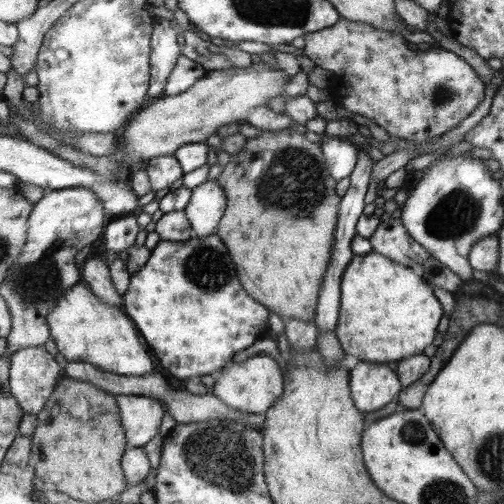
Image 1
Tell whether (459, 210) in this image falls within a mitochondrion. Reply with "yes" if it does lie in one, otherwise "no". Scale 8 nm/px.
yes

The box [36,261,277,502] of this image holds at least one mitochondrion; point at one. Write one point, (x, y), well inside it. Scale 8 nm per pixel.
(225, 463)

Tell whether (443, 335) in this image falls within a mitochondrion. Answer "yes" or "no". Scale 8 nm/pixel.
no

